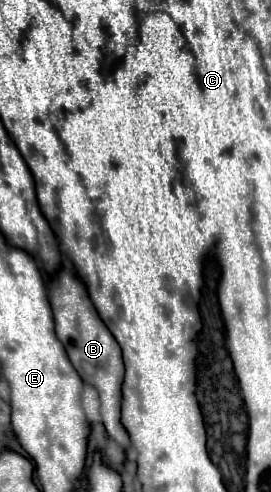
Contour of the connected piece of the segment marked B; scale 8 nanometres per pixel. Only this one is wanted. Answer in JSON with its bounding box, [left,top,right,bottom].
[49,270,129,454]

